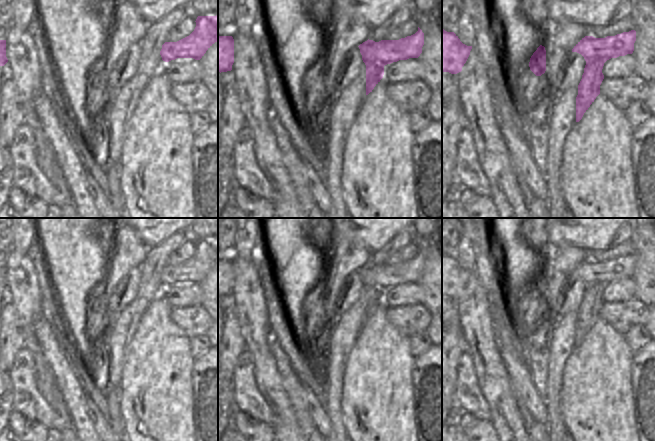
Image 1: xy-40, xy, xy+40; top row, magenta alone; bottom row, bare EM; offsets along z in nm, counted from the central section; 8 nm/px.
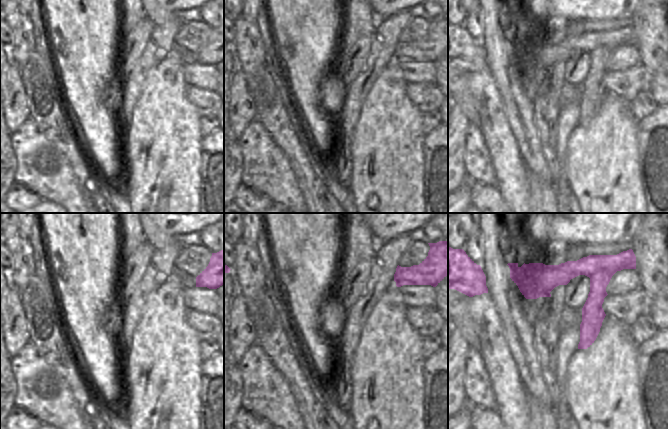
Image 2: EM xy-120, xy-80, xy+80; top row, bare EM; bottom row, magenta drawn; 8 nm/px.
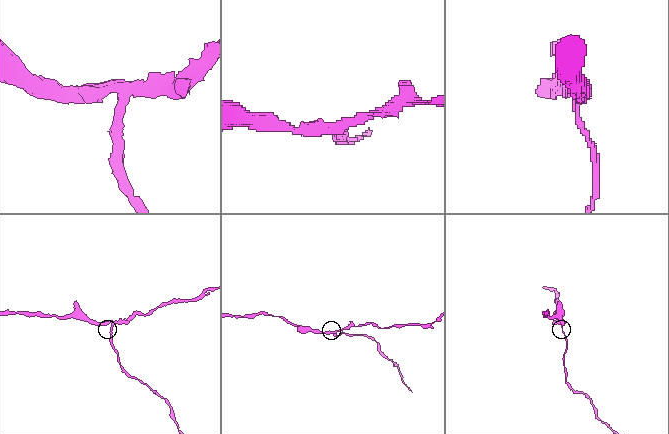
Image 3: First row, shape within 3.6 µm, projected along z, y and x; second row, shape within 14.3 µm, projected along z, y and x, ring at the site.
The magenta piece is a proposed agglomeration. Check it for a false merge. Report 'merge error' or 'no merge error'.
merge error

